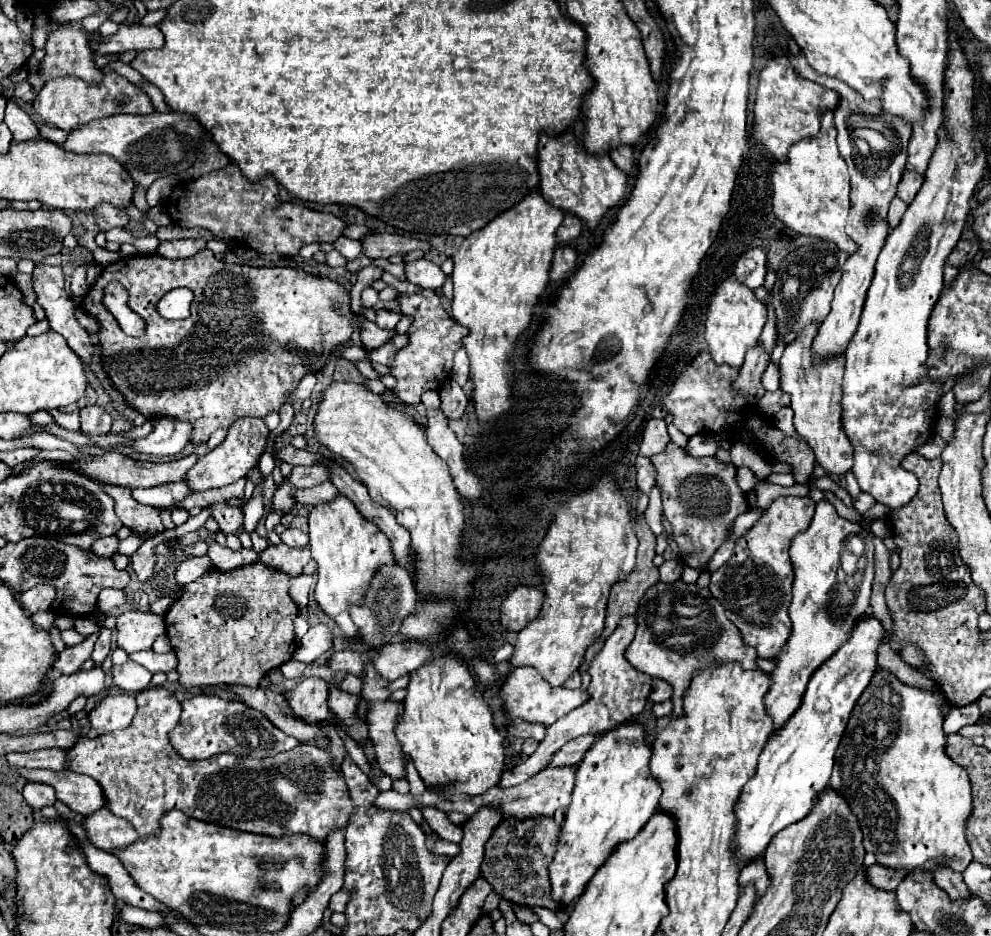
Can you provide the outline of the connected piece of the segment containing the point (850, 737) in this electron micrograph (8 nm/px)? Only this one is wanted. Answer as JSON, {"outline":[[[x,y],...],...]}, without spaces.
{"outline":[[[878,668],[858,698],[838,746],[830,786],[846,796],[852,812],[860,820],[866,852],[874,852],[882,866],[896,870],[906,868],[908,872],[916,866],[928,872],[934,872],[938,866],[950,866],[956,872],[964,872],[972,862],[972,850],[966,840],[966,820],[972,812],[970,780],[966,772],[946,756],[942,706],[944,700],[938,694],[902,684],[894,674]]]}

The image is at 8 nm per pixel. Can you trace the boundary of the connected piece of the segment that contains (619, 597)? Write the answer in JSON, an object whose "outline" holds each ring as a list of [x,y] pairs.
{"outline":[[[636,516],[636,536],[640,540],[638,546],[638,556],[636,556],[636,566],[634,570],[618,580],[610,588],[610,598],[608,598],[608,616],[606,616],[606,628],[602,632],[604,638],[608,638],[616,626],[618,620],[624,616],[634,616],[640,598],[644,592],[654,586],[658,578],[658,568],[654,566],[654,548],[656,548],[656,536],[652,534],[650,526],[646,524],[644,516]]]}

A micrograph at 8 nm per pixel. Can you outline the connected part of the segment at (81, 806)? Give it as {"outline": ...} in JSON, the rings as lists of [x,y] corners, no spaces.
{"outline":[[[16,768],[16,772],[26,780],[34,780],[40,784],[48,784],[56,790],[56,798],[64,802],[72,812],[88,816],[100,808],[104,808],[104,794],[100,786],[84,774],[76,774],[70,770],[54,772],[54,770],[28,770]]]}

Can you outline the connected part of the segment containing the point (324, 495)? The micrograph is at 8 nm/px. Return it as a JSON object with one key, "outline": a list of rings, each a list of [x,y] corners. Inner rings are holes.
{"outline":[[[332,482],[326,484],[318,484],[314,488],[304,488],[304,490],[296,490],[294,500],[298,504],[306,504],[306,506],[316,506],[316,504],[324,504],[330,502],[338,496],[338,490],[334,488]]]}

